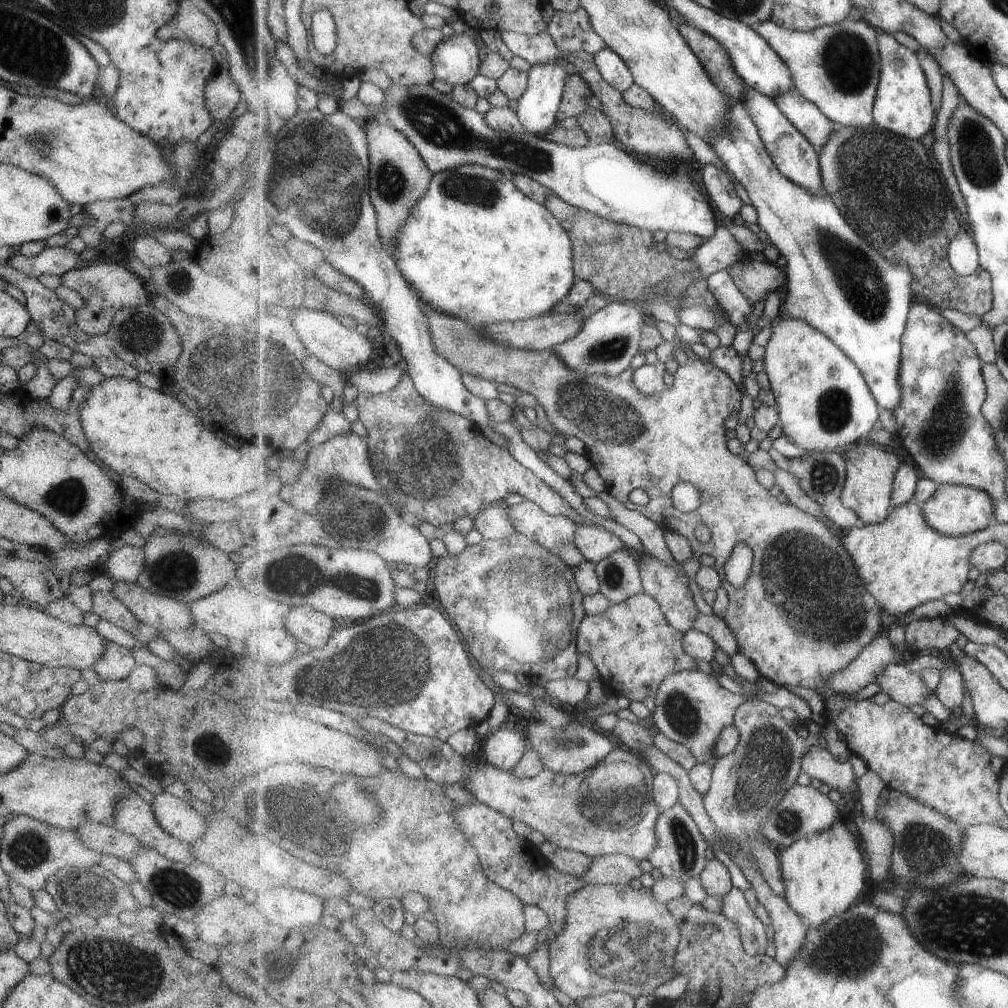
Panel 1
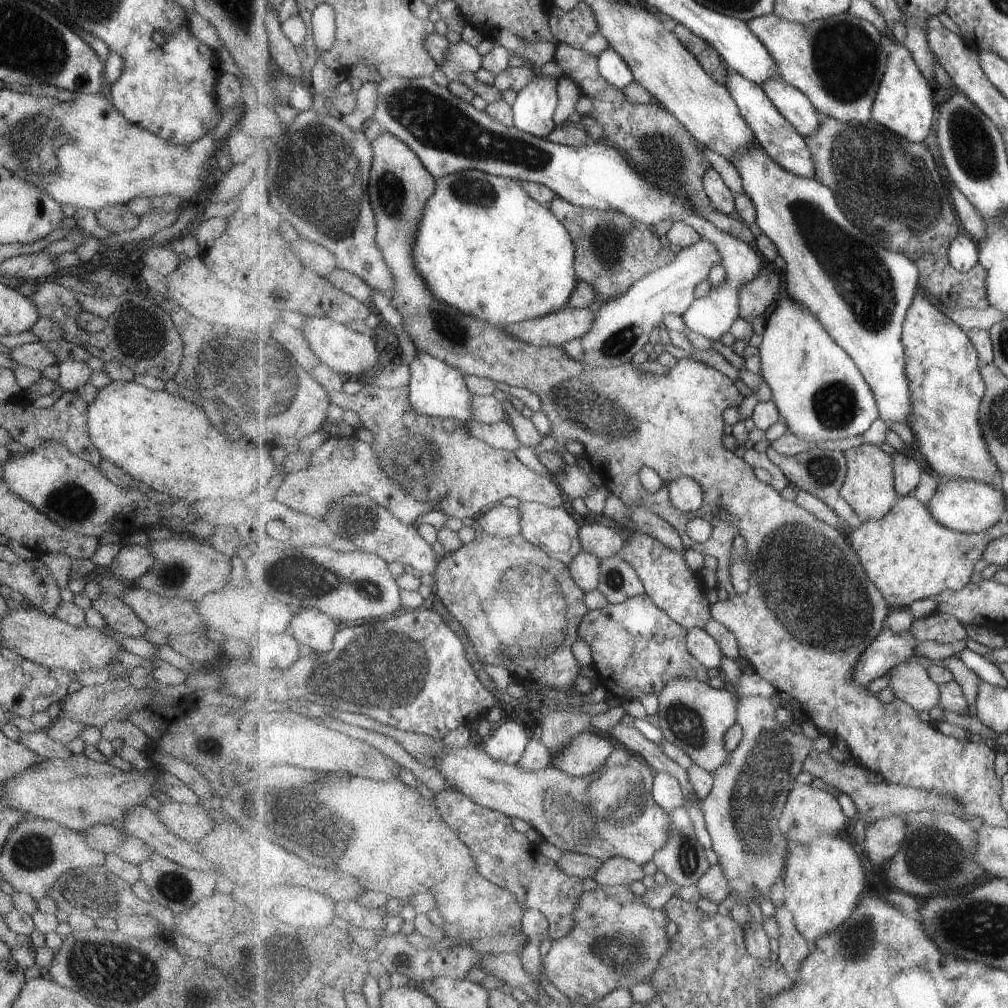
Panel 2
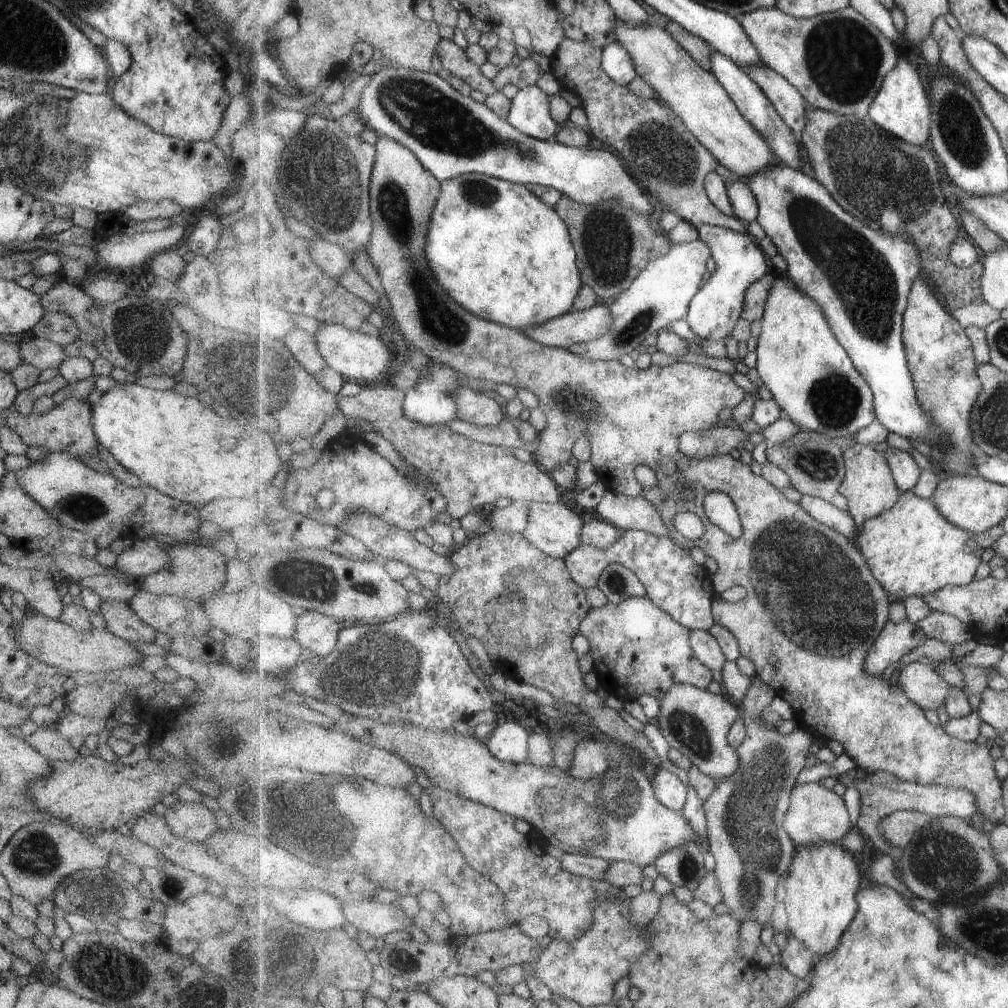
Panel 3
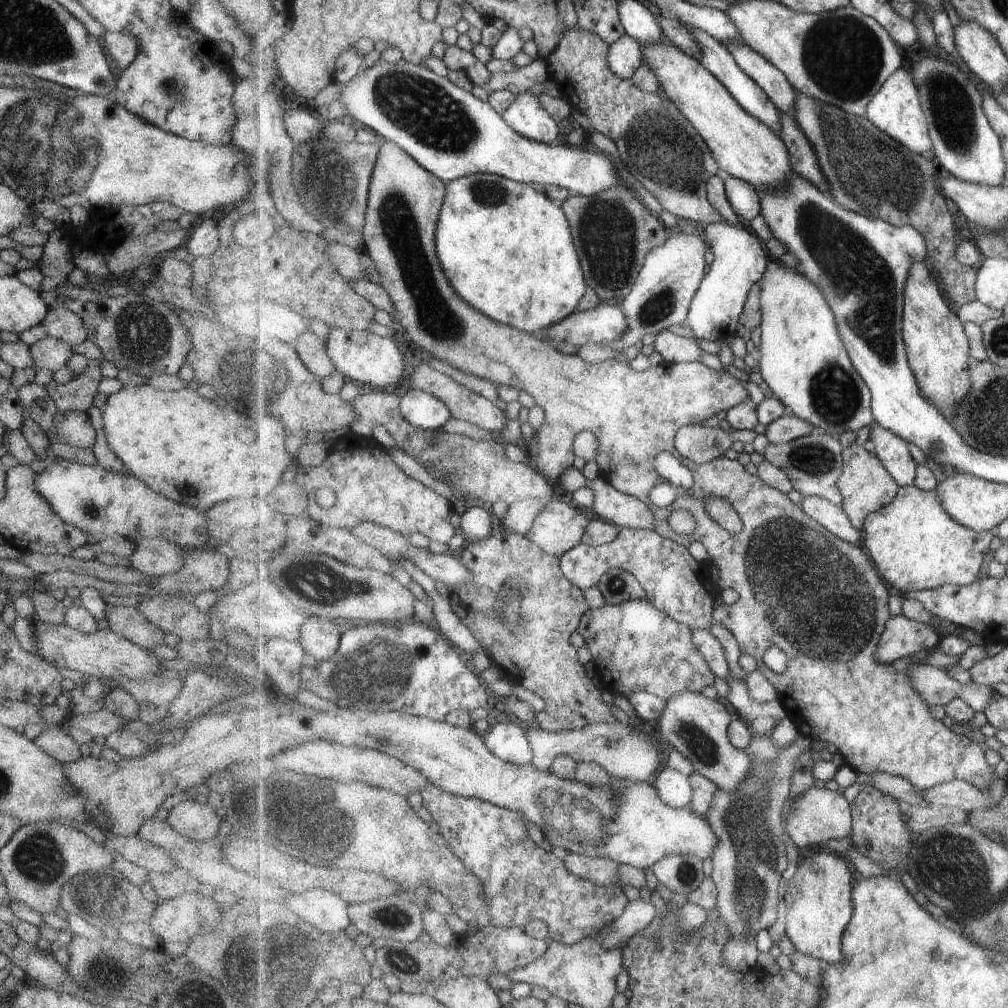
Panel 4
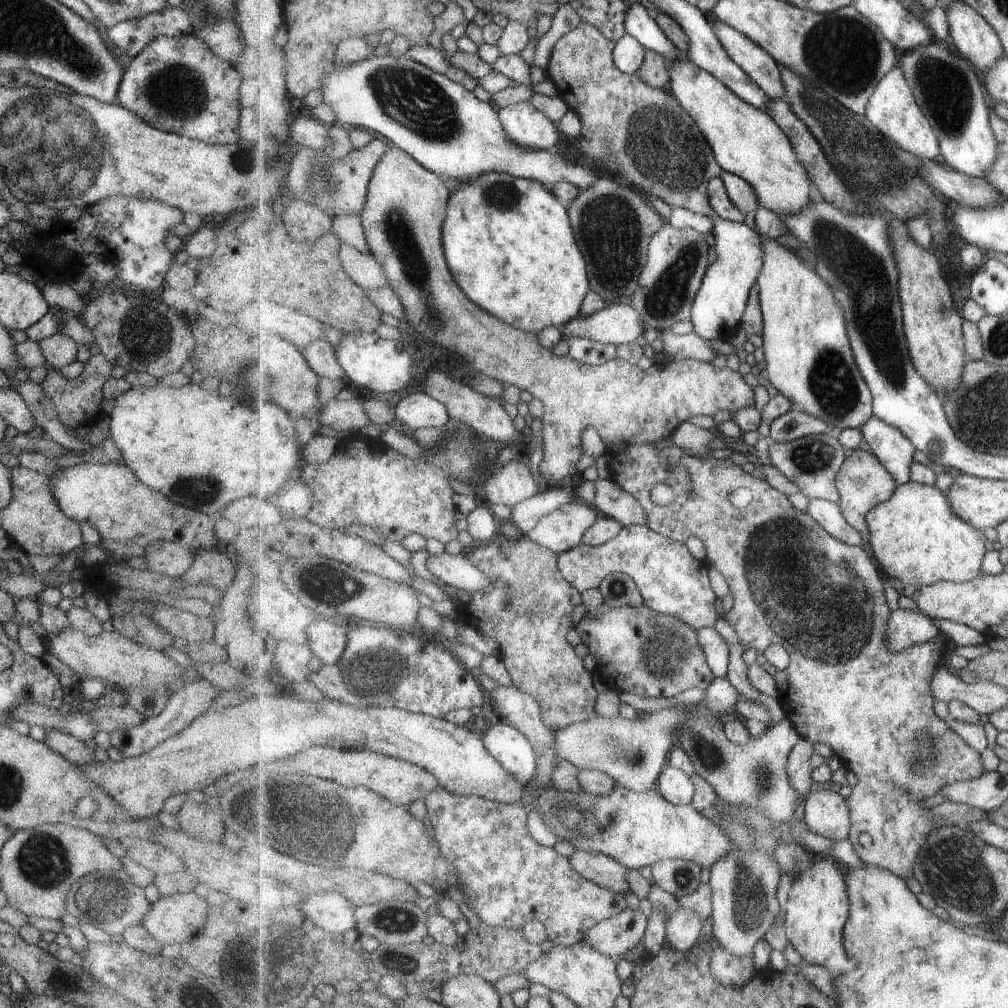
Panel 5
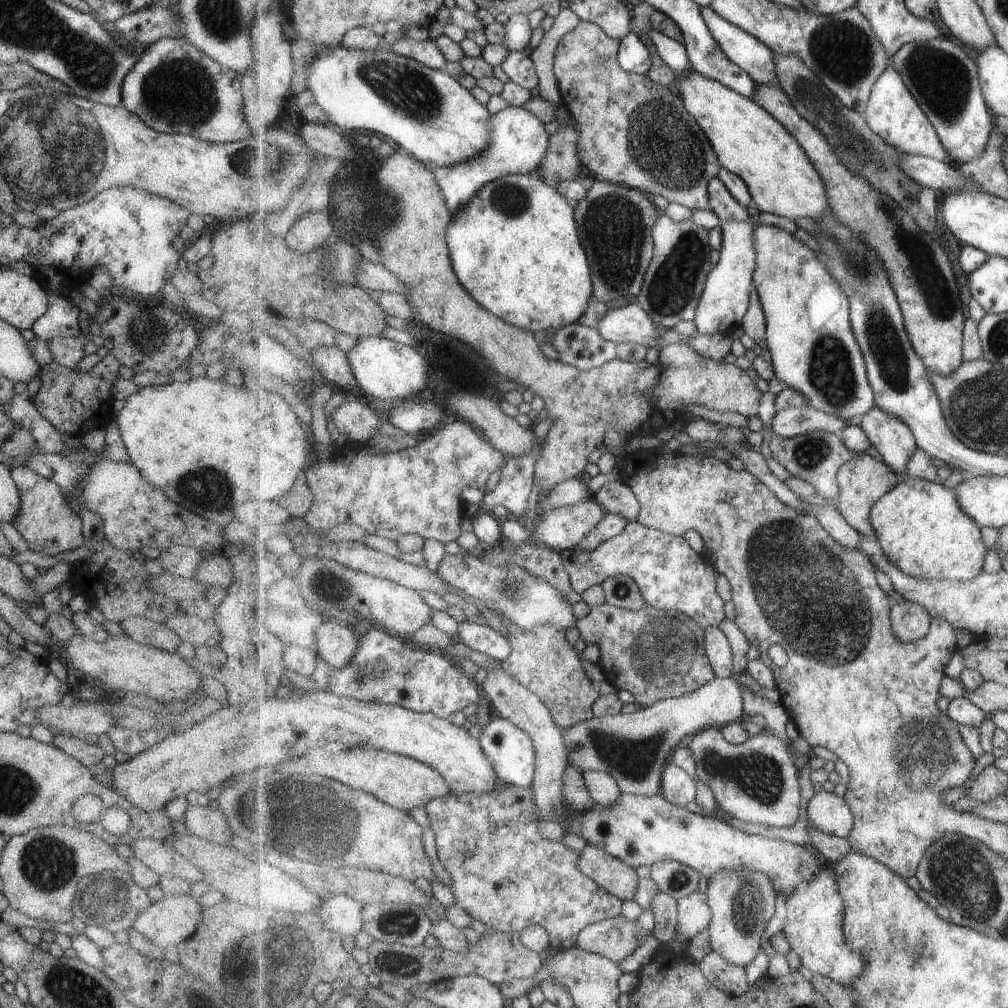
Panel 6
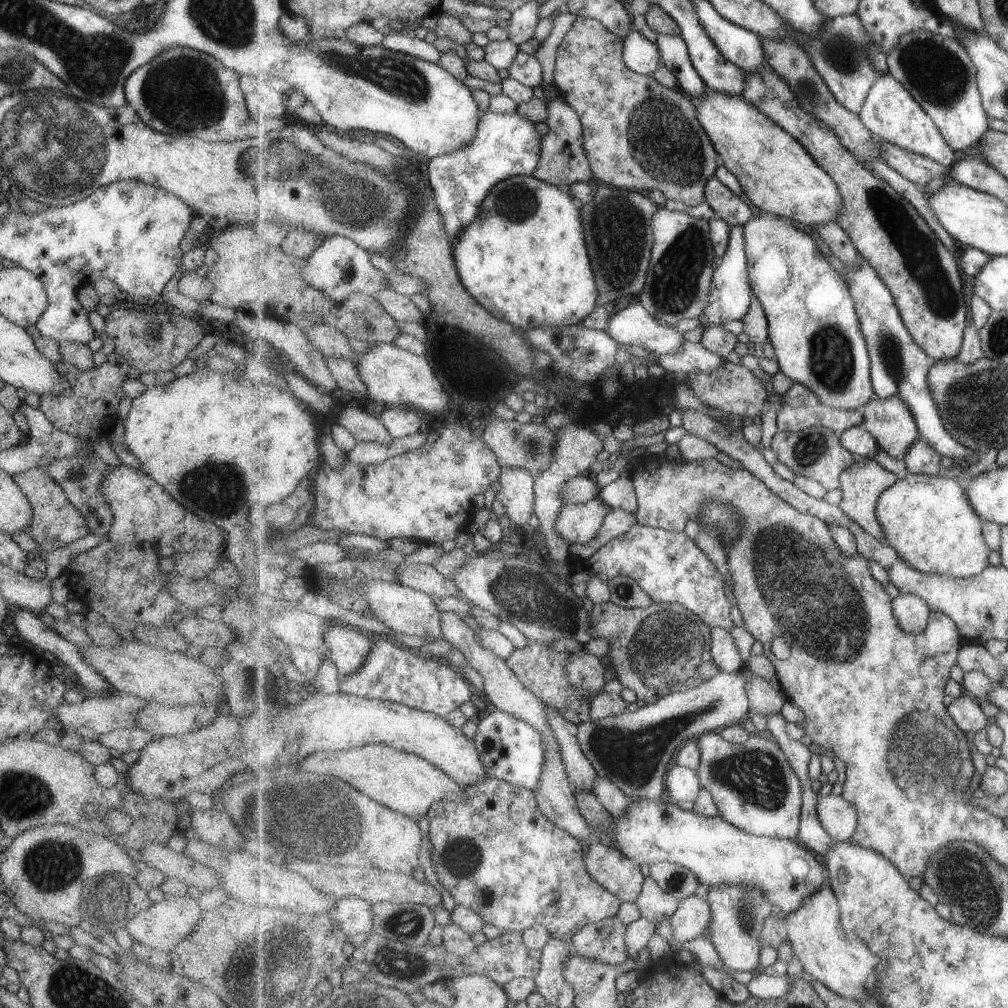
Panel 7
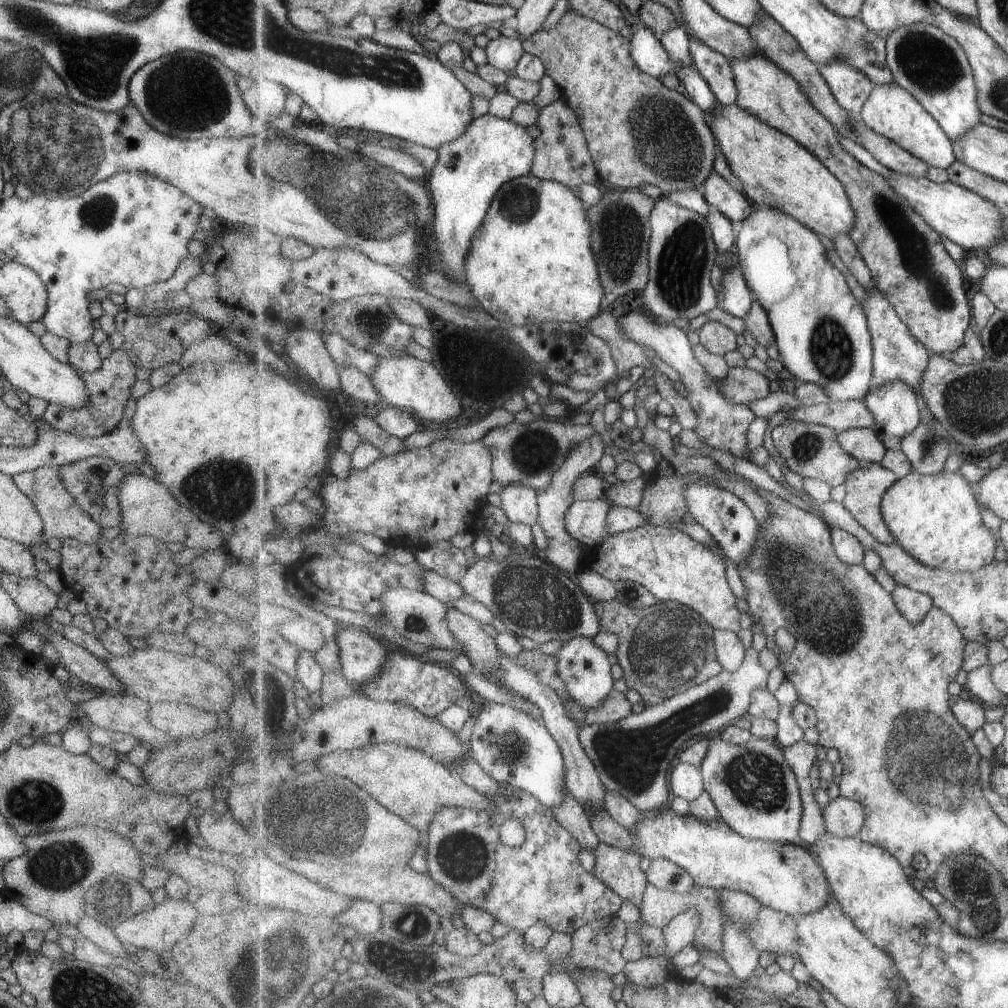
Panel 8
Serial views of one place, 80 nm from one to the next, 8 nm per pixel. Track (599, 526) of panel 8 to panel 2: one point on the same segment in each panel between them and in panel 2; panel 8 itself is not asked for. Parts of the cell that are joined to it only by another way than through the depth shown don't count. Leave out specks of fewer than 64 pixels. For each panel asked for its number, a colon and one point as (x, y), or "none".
2: (555, 530)
3: (554, 527)
4: (558, 528)
5: (564, 528)
6: (564, 528)
7: (579, 523)

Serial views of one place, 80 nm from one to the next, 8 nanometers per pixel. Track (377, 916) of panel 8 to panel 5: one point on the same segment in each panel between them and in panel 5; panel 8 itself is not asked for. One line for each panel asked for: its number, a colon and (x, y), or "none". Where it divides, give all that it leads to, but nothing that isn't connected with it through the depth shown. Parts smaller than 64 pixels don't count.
5: (333, 911)
6: (342, 914)
7: (354, 915)

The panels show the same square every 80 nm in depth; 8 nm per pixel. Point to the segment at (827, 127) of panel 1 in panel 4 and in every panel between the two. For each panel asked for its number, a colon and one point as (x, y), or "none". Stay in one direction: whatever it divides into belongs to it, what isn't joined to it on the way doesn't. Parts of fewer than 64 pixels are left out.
2: (797, 107)
3: (792, 105)
4: (774, 82)

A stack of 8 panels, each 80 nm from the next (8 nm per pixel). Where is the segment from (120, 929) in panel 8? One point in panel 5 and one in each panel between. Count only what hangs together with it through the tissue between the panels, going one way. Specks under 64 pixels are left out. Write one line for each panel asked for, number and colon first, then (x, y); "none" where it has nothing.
5: (177, 918)
6: (172, 919)
7: (161, 926)

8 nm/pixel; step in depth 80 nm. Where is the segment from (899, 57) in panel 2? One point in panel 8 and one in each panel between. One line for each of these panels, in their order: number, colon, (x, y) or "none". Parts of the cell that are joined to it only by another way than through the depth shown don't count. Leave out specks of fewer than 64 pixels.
3: (903, 106)
4: (897, 109)
5: (894, 110)
6: (893, 112)
7: (891, 112)
8: (892, 111)

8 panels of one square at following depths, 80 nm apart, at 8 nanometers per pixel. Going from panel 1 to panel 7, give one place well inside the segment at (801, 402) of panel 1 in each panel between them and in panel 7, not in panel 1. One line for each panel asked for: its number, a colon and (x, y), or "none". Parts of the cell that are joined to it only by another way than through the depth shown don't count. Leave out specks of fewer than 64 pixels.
2: (822, 394)
3: (811, 375)
4: (804, 360)
5: (808, 352)
6: (813, 347)
7: (815, 329)

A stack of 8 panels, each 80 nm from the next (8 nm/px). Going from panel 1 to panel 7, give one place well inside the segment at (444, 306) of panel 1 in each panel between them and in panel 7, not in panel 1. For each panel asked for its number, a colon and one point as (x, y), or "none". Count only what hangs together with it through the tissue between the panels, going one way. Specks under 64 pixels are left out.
2: (484, 245)
3: (495, 246)
4: (505, 246)
5: (509, 241)
6: (515, 247)
7: (525, 258)

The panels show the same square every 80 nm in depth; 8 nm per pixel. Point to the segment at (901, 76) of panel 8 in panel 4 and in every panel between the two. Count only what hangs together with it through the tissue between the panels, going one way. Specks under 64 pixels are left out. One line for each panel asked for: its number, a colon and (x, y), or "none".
4: (966, 145)
5: (947, 87)
6: (945, 80)
7: (939, 71)

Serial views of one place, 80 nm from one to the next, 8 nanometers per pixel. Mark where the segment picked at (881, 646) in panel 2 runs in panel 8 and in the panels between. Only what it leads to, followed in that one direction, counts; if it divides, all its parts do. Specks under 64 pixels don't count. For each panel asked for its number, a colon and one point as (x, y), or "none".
3: (896, 640)
4: (903, 636)
5: (907, 628)
6: (911, 621)
7: (913, 612)
8: (915, 605)

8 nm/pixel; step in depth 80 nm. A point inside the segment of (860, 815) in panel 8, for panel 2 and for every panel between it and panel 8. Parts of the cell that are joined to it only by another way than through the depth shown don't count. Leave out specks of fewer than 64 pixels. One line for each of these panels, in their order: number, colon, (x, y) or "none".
2: (810, 812)
3: (817, 815)
4: (819, 814)
5: (825, 812)
6: (831, 814)
7: (840, 818)

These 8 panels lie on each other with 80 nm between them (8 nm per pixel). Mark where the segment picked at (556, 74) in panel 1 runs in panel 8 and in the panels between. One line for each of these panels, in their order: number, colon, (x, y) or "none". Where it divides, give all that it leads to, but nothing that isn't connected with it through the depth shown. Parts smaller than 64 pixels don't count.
2: (534, 108)
3: (531, 112)
4: (527, 115)
5: (526, 126)
6: (520, 141)
7: (508, 145)
8: (469, 171)

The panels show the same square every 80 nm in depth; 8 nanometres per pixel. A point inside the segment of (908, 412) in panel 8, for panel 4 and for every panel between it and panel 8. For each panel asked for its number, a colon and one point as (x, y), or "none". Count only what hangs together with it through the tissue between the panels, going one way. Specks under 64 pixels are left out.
4: (892, 449)
5: (895, 450)
6: (894, 439)
7: (891, 421)

